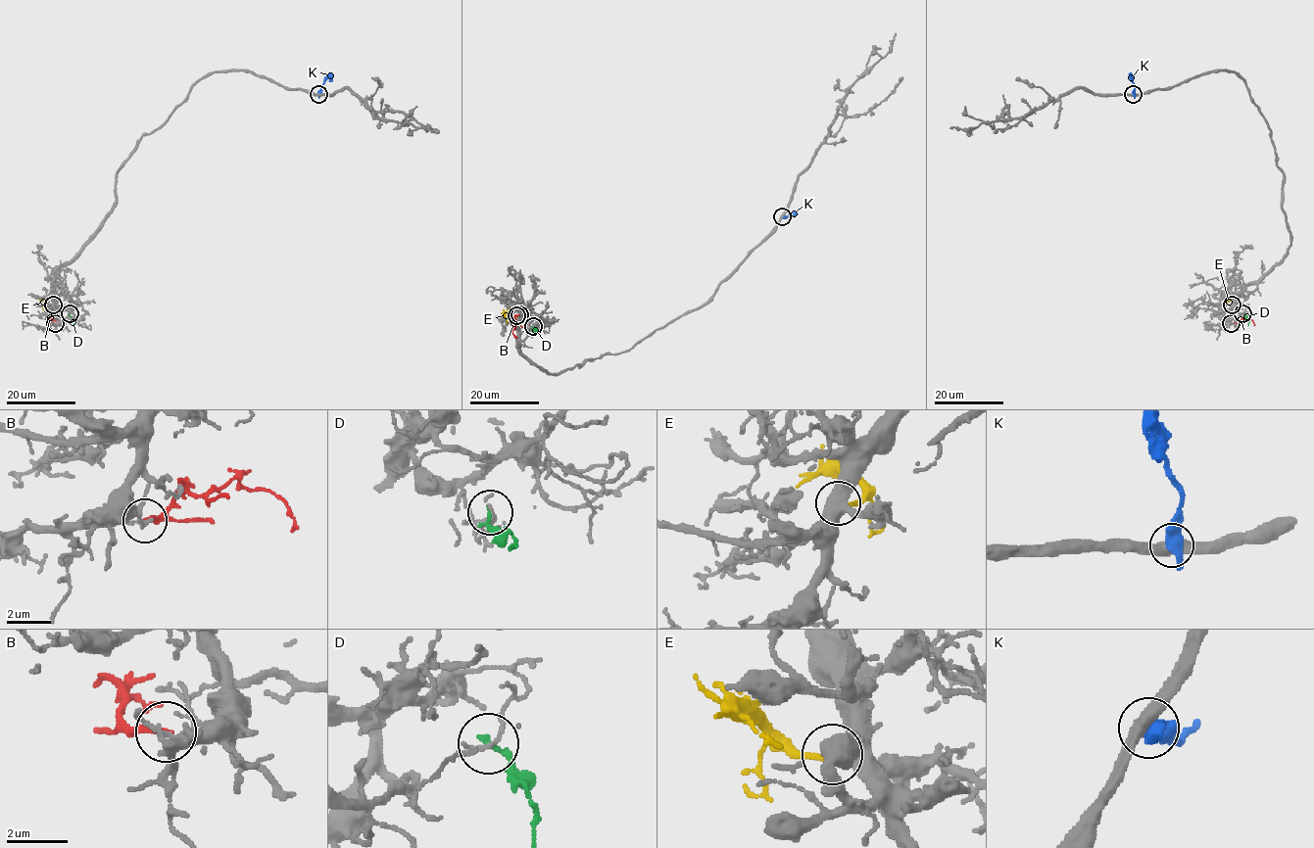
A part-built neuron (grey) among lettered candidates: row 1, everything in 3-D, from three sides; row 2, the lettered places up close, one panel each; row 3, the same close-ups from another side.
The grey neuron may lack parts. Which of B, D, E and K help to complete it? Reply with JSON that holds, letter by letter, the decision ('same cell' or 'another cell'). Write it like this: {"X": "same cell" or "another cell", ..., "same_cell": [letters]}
{"B": "another cell", "D": "another cell", "E": "same cell", "K": "another cell", "same_cell": ["E"]}

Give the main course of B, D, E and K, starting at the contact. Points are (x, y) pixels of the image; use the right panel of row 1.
B: (1231, 324), (1244, 317), (1250, 318), (1253, 325)
D: (1243, 313), (1248, 325)
E: (1232, 305), (1237, 303), (1231, 301), (1224, 304)
K: (1133, 94), (1135, 84), (1130, 73)

